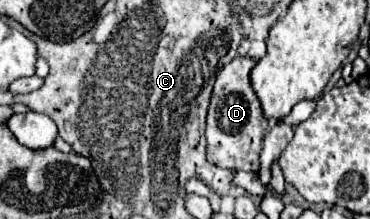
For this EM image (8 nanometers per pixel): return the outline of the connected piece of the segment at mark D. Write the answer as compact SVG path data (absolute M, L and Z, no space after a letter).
M234 58L222 68L216 76L214 90L210 96L208 122L206 122L206 140L208 140L208 162L230 168L230 170L260 170L260 150L262 150L262 132L268 126L264 120L260 102L250 86L250 70L254 68L254 58Z

